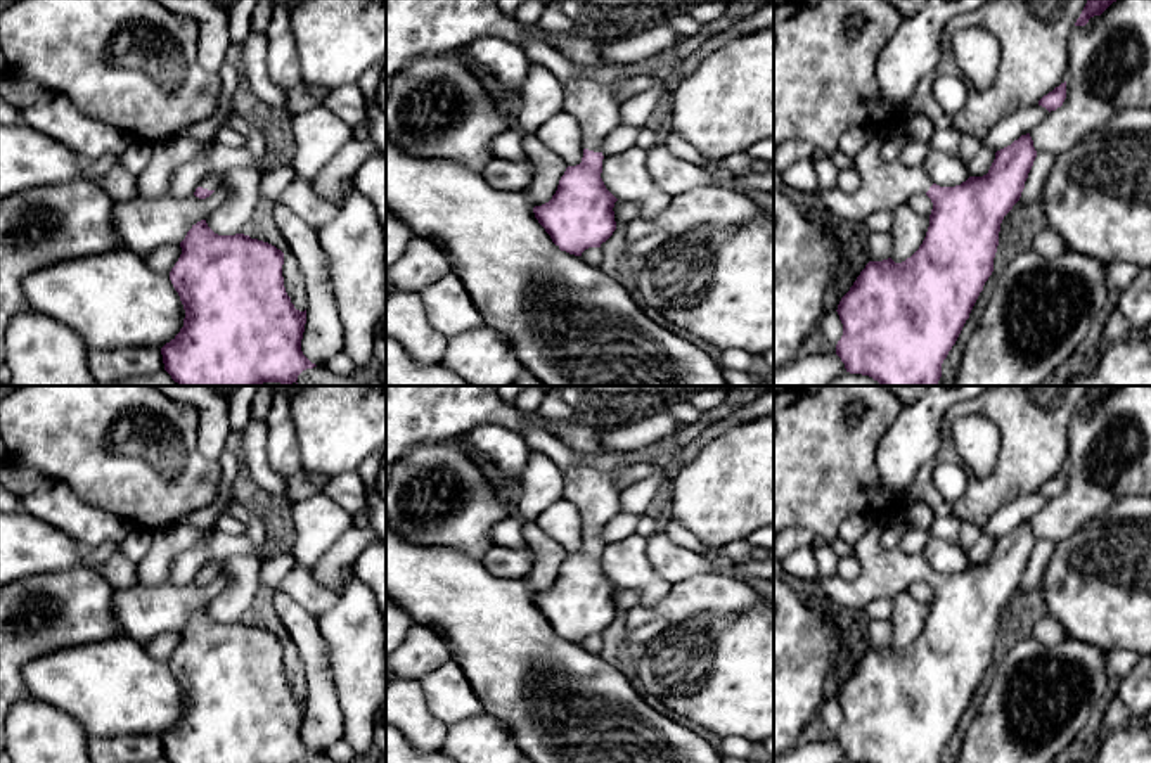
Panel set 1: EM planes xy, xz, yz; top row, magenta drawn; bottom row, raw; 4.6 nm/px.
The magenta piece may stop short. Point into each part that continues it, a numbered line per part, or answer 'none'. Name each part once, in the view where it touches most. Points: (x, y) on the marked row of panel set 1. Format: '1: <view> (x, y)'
1: xz (596, 106)

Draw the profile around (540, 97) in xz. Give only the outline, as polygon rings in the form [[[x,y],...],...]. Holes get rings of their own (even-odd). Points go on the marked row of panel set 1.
[[[531,62],[519,90],[518,109],[521,126],[518,130],[507,130],[492,140],[493,157],[509,161],[528,159],[523,138],[537,133],[547,119],[564,109],[563,83],[549,67]]]

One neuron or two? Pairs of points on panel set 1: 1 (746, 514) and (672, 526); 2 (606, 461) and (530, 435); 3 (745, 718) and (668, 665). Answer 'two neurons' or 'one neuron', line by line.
1: two neurons
2: one neuron
3: one neuron

